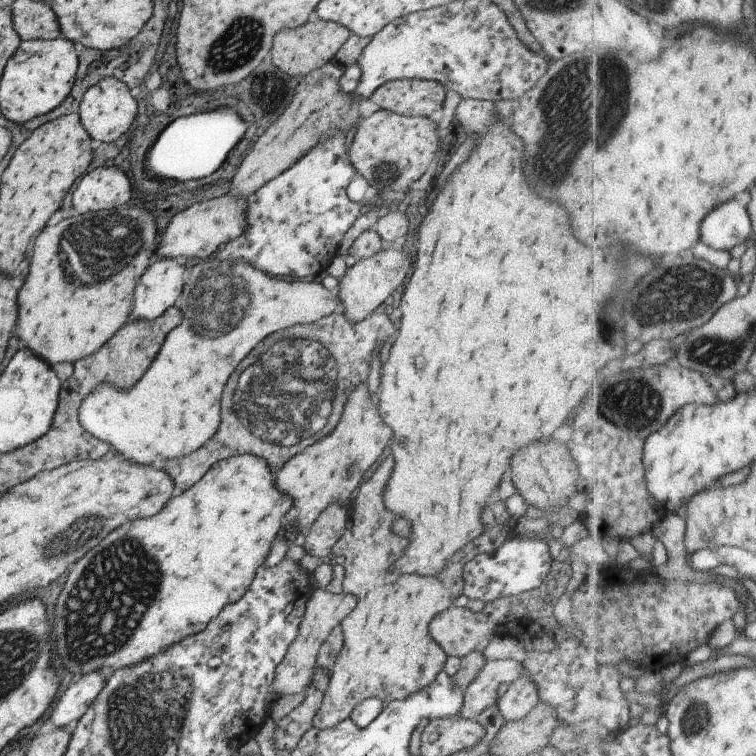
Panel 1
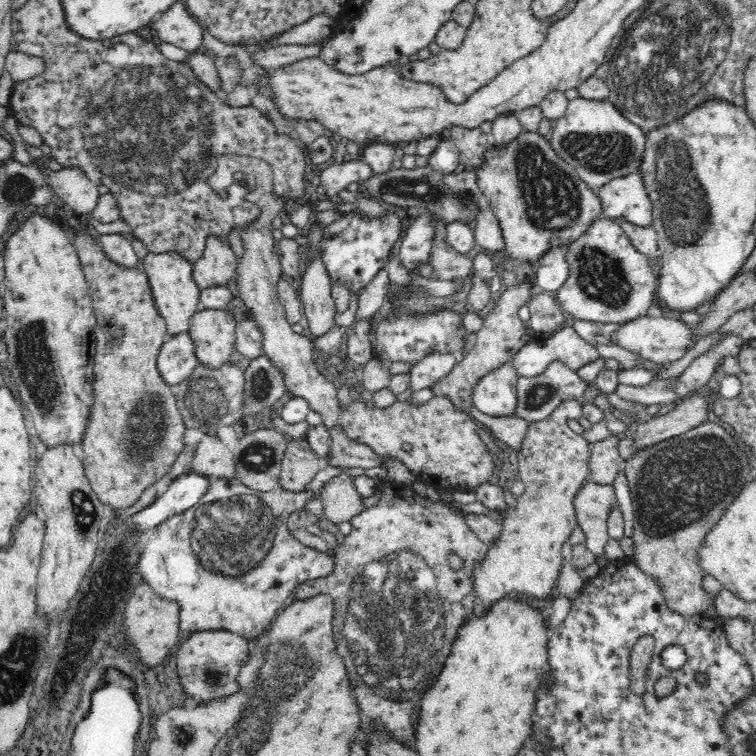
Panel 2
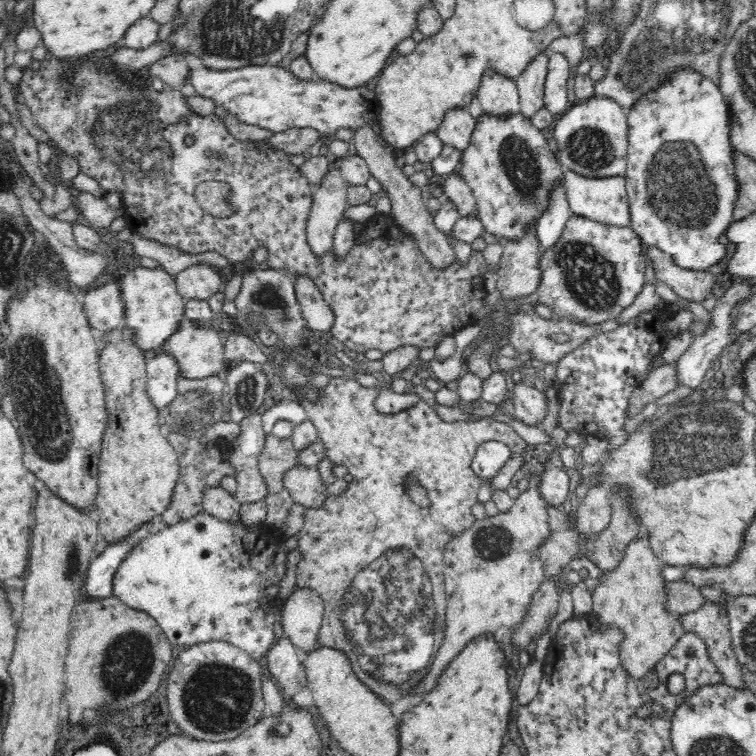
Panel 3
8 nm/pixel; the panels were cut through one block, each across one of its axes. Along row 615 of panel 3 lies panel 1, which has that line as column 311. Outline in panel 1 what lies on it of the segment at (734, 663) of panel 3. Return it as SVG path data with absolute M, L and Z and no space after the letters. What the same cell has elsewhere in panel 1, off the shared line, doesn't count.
M316 667L313 679L305 689L304 700L284 718L276 720L274 744L278 750L294 750L304 733L313 727L313 715L320 708L331 676L332 669Z

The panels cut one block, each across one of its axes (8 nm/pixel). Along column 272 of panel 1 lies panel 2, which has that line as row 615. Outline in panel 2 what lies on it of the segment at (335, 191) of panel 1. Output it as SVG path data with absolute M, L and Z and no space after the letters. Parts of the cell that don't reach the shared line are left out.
M216 478L198 504L172 516L152 529L144 540L137 562L140 582L147 582L157 596L178 603L179 631L185 634L200 630L229 630L245 639L263 634L275 616L291 600L293 590L303 582L322 578L334 570L335 559L325 552L302 544L291 535L287 522L308 500L318 498L320 490L292 492L280 486L262 492L248 488L234 478Z

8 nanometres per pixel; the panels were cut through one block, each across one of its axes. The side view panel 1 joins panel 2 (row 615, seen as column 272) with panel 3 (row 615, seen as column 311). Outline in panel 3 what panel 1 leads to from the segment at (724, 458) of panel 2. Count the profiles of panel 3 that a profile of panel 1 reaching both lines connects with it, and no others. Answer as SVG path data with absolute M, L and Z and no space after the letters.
M647 534L640 539L634 539L626 545L623 559L619 565L604 574L604 580L591 593L593 600L593 611L596 621L607 629L608 627L618 627L620 633L624 633L624 643L619 647L620 661L622 666L628 671L630 677L640 679L652 672L658 661L678 642L683 635L682 621L680 615L666 609L668 595L666 595L666 580L662 577L664 564L656 556L650 547Z

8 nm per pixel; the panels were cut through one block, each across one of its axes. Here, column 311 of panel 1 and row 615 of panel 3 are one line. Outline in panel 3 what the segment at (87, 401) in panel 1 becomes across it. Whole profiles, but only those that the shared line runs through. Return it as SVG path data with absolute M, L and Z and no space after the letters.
M296 588L285 601L284 608L280 612L279 634L285 636L303 654L312 652L314 648L320 646L318 632L320 632L320 626L323 625L323 618L324 601L320 593L310 588Z

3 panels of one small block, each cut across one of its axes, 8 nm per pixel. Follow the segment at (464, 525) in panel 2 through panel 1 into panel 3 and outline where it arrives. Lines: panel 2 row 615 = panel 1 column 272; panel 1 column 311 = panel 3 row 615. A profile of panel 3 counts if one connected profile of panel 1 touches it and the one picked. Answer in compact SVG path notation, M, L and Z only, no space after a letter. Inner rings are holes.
M284 359L281 364L282 370L280 375L284 380L284 384L288 384L288 389L285 388L282 393L282 399L298 401L298 403L302 405L305 419L312 422L317 428L317 434L319 435L320 442L325 446L327 458L330 459L334 465L345 466L347 471L352 474L354 478L354 483L349 484L341 495L329 495L328 498L324 500L322 506L319 508L307 508L305 511L303 527L297 534L301 560L297 564L296 587L294 589L310 588L319 592L324 601L323 625L320 626L320 632L318 632L319 644L321 646L330 646L335 647L336 650L341 650L346 654L353 671L364 685L378 697L382 699L386 698L388 702L396 704L400 698L404 698L404 694L408 694L408 690L412 690L412 686L416 686L416 684L424 678L430 662L432 662L437 650L440 650L440 643L444 640L444 626L446 626L445 614L448 597L445 591L446 587L443 575L444 563L442 563L442 560L448 542L450 542L452 538L456 538L458 534L464 532L464 530L468 530L475 521L474 516L472 516L472 506L478 501L478 493L480 492L480 486L482 486L482 477L476 475L476 471L471 467L476 450L479 449L480 445L484 445L484 442L497 441L509 446L511 449L511 458L520 456L522 459L522 452L526 448L527 443L514 432L510 425L495 421L490 416L479 418L478 420L471 419L468 421L446 422L424 401L420 401L411 408L407 410L404 409L397 413L380 413L374 407L374 401L380 395L380 390L378 390L378 388L366 388L366 386L361 386L354 377L348 379L331 378L331 383L326 386L326 388L322 388L320 391L316 390L316 394L320 400L318 400L318 402L308 402L306 398L301 398L299 394L295 394L295 392L290 389L300 388L300 390L302 390L302 387L306 386L314 391L315 388L311 386L311 379L316 373L309 370L310 366L301 366L303 365L302 361L298 363L298 361L294 359ZM410 478L413 478L417 484L425 488L429 496L429 507L420 507L410 499L410 493L406 491L406 482L408 482Z

